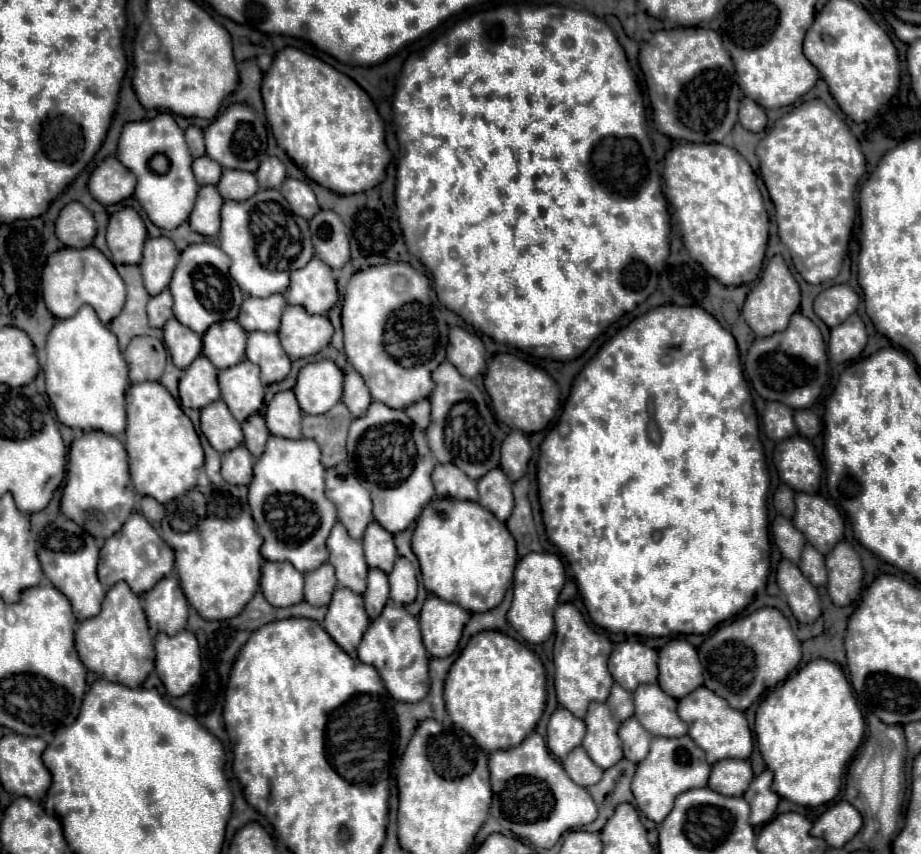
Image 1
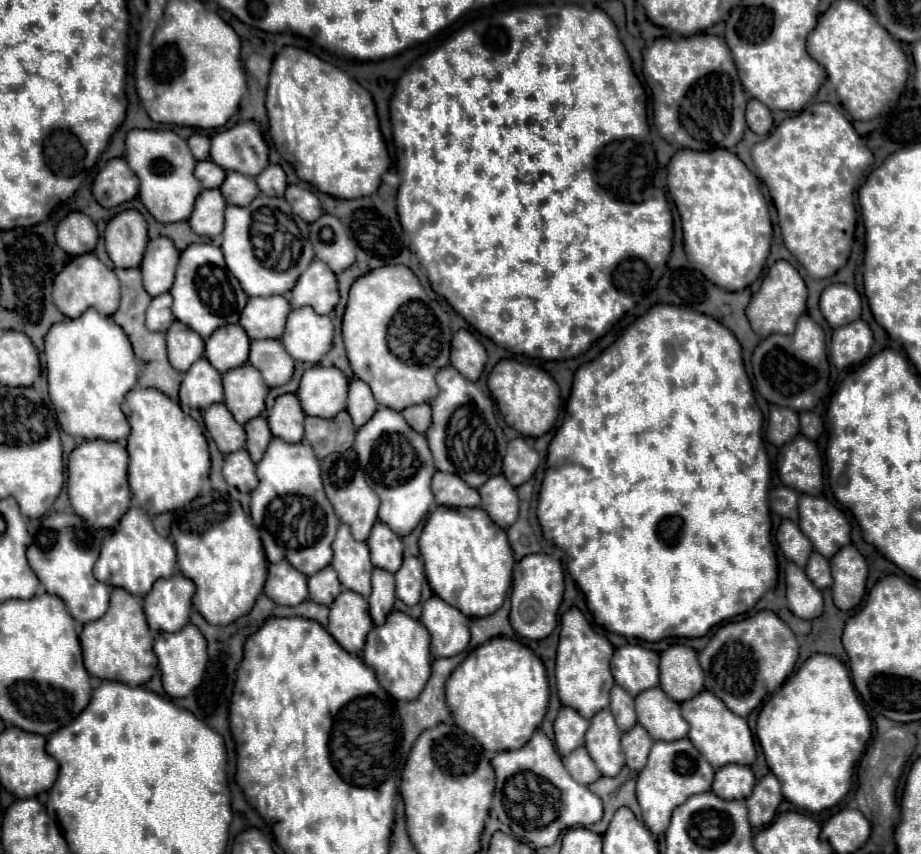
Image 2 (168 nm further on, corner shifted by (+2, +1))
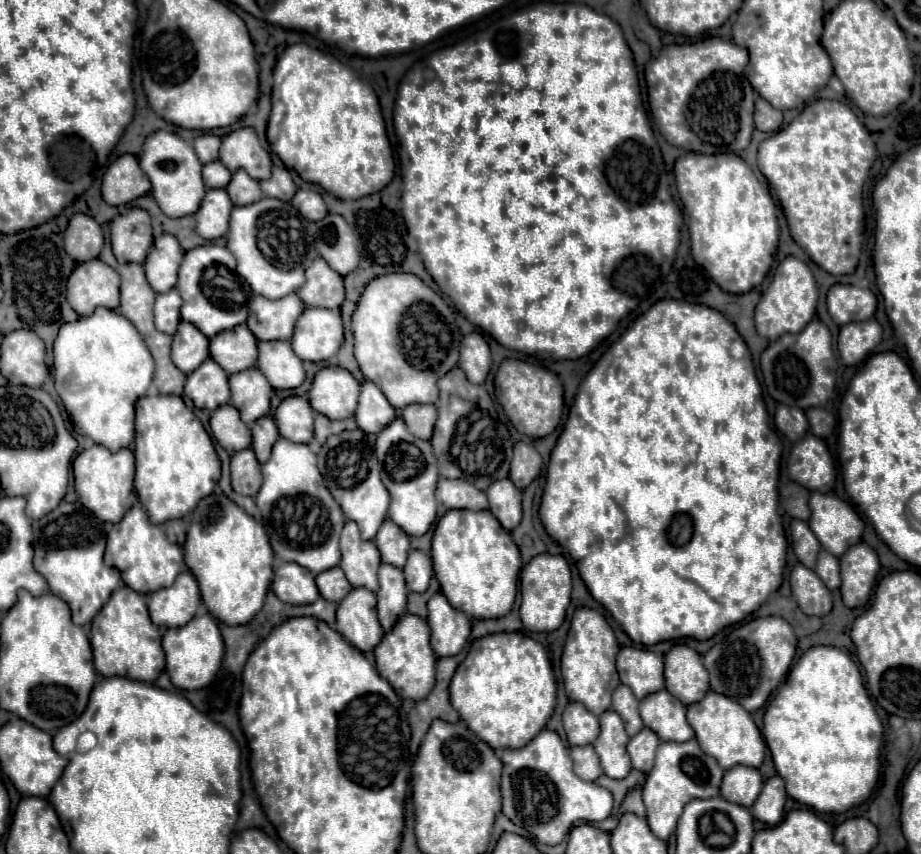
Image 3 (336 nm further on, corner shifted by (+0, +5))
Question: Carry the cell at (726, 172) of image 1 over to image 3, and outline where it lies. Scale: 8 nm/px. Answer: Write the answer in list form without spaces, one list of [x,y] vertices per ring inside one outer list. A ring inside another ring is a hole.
[[[686,152],[674,164],[674,178],[680,200],[688,214],[688,230],[690,230],[690,250],[692,258],[710,274],[710,278],[730,294],[742,294],[750,288],[762,284],[766,278],[774,252],[778,246],[778,220],[776,206],[770,196],[768,186],[762,186],[750,166],[736,154],[696,154]]]

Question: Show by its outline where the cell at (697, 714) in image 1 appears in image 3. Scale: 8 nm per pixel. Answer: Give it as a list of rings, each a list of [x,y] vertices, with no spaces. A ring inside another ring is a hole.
[[[708,692],[700,702],[694,702],[688,706],[688,722],[694,728],[696,740],[700,742],[700,748],[704,754],[716,758],[716,762],[728,770],[736,764],[758,768],[766,754],[766,744],[762,740],[760,730],[756,728],[750,712],[746,712],[738,702],[732,702],[732,698],[724,698],[724,694]]]

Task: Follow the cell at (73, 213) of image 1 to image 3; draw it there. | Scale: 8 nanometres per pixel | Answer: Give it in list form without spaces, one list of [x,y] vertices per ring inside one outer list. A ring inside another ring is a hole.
[[[74,214],[64,232],[64,248],[76,262],[98,258],[104,244],[100,224],[88,214]]]

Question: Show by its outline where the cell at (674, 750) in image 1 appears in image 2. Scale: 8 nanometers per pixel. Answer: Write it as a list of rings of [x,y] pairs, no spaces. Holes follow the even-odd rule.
[[[688,738],[676,742],[654,742],[648,756],[648,764],[638,774],[636,782],[636,796],[648,830],[654,836],[664,834],[670,824],[674,806],[682,804],[688,796],[708,792],[712,788],[712,780],[714,780],[714,768],[706,762],[706,758],[702,758],[702,754],[692,746]]]

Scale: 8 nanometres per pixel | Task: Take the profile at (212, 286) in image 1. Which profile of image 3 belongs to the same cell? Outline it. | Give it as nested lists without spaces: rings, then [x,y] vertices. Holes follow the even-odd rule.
[[[206,244],[192,248],[184,254],[184,262],[178,272],[176,284],[182,296],[182,320],[200,326],[208,338],[216,336],[222,330],[230,330],[232,326],[244,324],[248,318],[248,300],[250,288],[248,284],[236,274],[236,260],[226,246]]]

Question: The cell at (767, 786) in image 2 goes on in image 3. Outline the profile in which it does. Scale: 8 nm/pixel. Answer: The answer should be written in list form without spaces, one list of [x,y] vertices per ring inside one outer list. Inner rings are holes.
[[[772,776],[764,782],[764,790],[760,792],[760,798],[756,798],[756,806],[752,806],[752,816],[768,826],[774,826],[784,816],[784,802],[786,802],[786,790],[784,780],[780,776]]]

